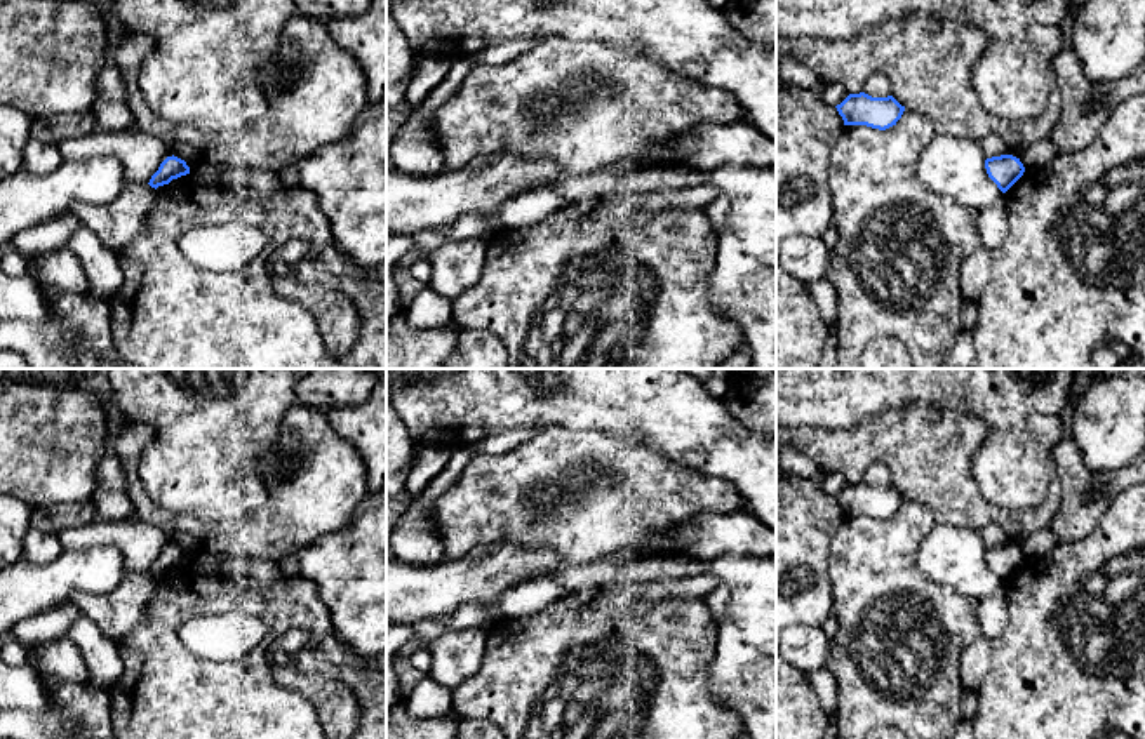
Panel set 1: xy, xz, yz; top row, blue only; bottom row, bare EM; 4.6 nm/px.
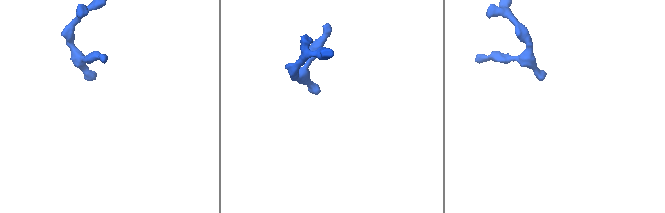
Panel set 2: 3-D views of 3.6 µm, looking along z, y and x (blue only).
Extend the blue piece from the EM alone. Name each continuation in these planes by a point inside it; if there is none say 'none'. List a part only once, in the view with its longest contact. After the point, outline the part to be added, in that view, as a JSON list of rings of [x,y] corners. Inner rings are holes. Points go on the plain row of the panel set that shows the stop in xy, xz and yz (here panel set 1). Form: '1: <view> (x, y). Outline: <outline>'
none

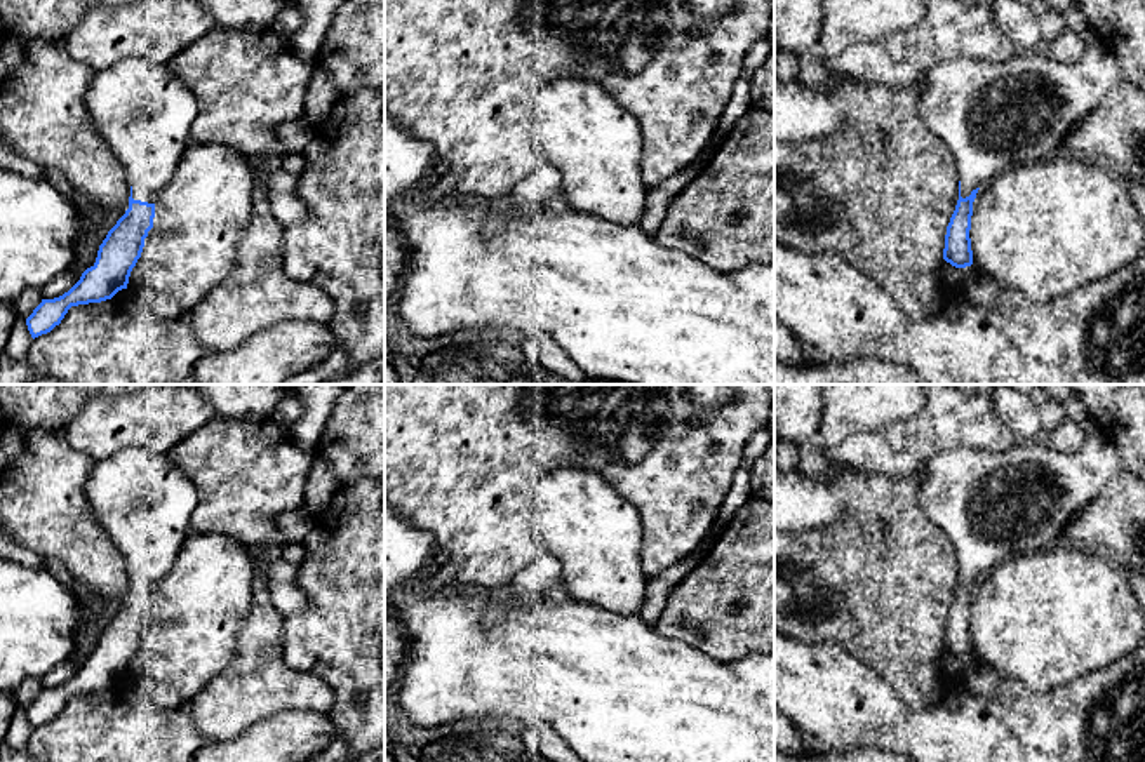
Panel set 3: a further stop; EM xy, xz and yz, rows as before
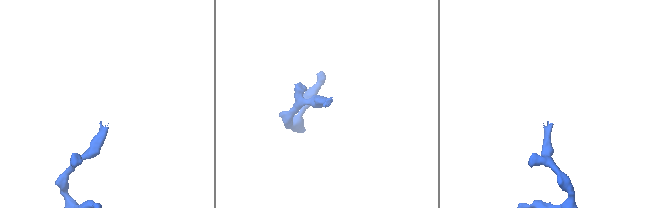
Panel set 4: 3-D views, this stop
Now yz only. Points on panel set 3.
1: yz (992, 505). Outline: [[[1095,428],[1072,452],[1037,442],[1013,442],[1006,451],[957,447],[934,454],[919,471],[919,506],[950,539],[961,586],[1008,558],[1051,550],[1065,541],[1074,517],[1122,470],[1119,449]]]

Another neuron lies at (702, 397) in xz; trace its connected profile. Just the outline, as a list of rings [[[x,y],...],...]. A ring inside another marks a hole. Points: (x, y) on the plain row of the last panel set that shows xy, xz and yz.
[[[684,384],[696,412],[715,412],[736,398],[736,384]]]

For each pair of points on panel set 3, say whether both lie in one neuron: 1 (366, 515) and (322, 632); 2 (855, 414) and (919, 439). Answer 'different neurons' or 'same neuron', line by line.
1: same neuron
2: different neurons

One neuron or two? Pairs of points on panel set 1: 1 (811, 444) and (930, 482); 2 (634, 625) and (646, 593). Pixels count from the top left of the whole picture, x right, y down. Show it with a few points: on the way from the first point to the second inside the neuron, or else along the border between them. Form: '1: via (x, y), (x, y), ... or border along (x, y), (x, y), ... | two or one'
1: via (841, 446), (893, 446), (900, 452) | one
2: border along (676, 597), (641, 602) | two

